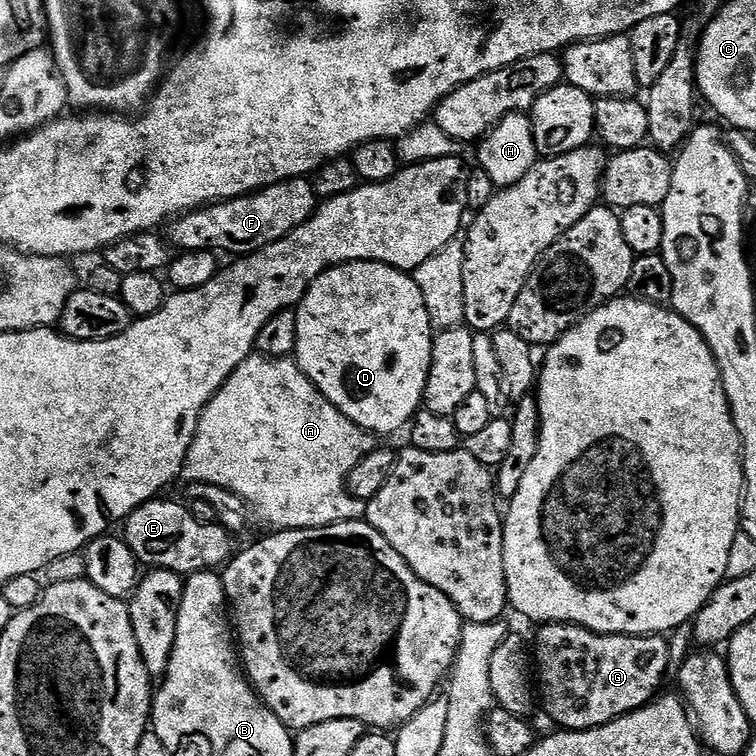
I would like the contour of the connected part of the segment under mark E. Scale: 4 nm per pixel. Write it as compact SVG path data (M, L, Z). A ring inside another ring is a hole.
M164 499L146 501L123 521L122 539L130 546L141 565L152 570L165 568L185 578L196 572L210 572L227 565L234 555L233 533L217 523L198 522L198 518L194 518L194 514L190 514L183 503L175 504L172 500Z

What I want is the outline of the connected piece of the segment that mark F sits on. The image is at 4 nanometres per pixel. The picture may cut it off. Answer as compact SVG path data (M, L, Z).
M311 179L283 180L268 188L259 188L248 196L206 204L175 217L167 225L166 236L173 249L180 252L229 252L229 257L239 258L286 238L290 230L298 230L302 222L310 219L317 207L318 197L312 189Z

